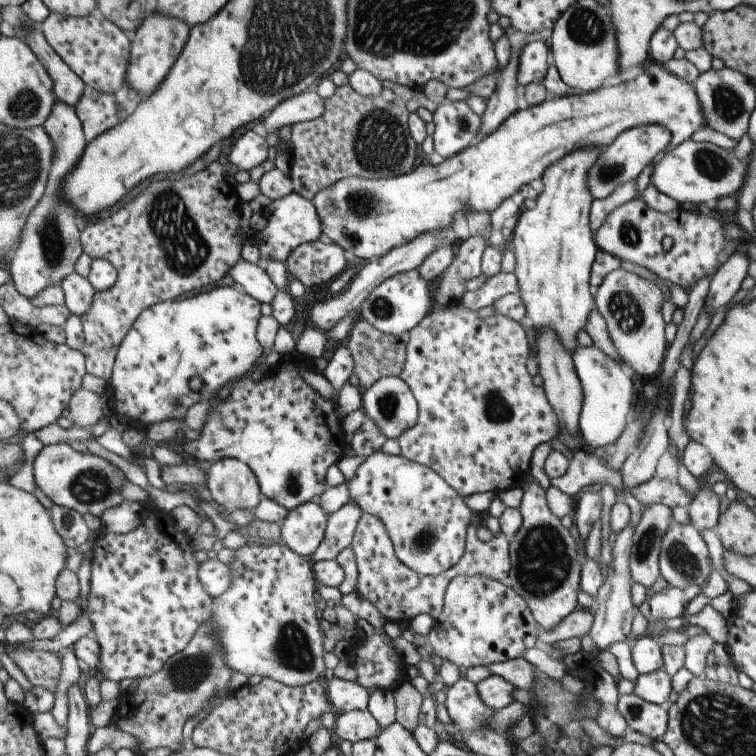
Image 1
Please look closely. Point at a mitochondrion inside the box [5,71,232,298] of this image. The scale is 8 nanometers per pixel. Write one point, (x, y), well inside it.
(192, 253)

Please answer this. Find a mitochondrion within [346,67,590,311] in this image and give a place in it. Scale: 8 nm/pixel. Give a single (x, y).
(379, 143)

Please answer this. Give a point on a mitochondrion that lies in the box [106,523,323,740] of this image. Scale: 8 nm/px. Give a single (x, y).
(291, 649)

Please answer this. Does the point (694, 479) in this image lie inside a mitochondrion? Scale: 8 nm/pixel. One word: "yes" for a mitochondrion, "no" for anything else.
no

